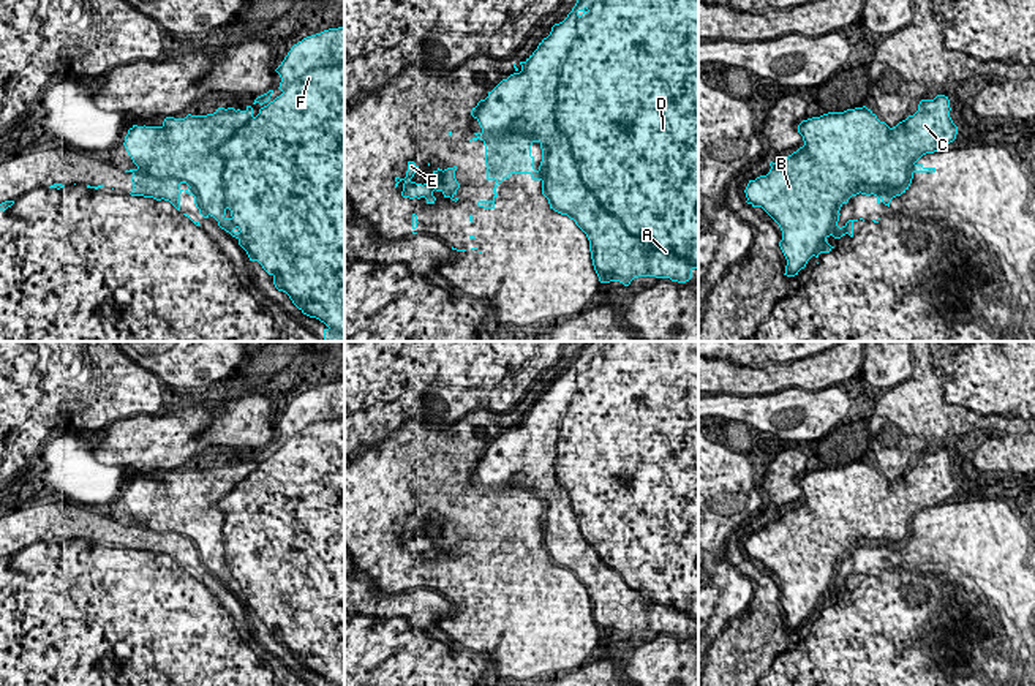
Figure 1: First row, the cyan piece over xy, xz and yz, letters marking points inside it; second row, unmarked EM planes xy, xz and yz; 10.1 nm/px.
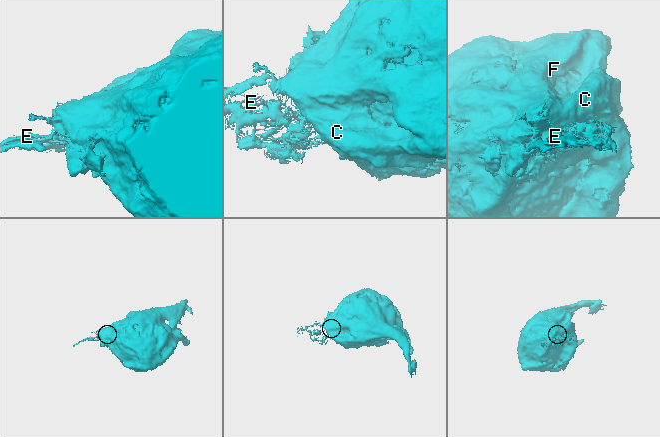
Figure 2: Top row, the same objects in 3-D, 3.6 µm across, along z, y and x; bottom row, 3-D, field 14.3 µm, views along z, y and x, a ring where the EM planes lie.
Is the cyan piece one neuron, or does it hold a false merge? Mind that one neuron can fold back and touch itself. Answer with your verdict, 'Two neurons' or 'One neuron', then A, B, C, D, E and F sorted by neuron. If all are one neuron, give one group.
Two neurons. Groups: A B C D F / E

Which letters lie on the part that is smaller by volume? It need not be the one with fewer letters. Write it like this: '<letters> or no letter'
E

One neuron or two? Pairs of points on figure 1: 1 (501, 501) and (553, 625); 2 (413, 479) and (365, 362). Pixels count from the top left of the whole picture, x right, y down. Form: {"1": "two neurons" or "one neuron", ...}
{"1": "one neuron", "2": "two neurons"}

